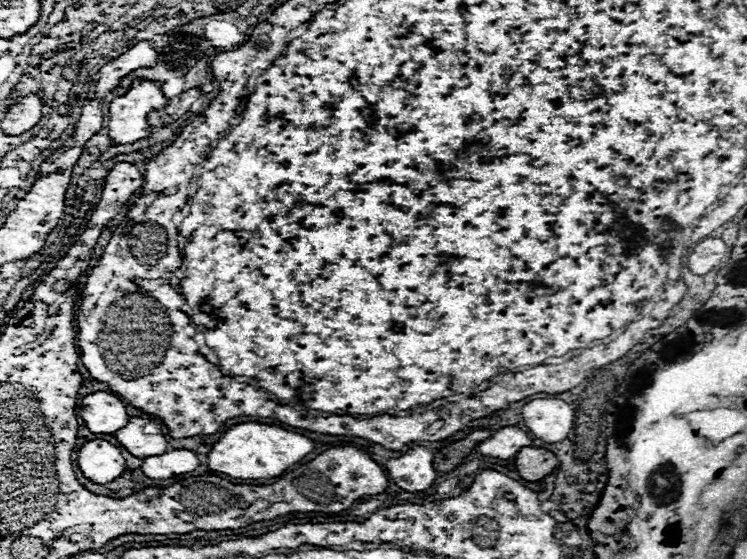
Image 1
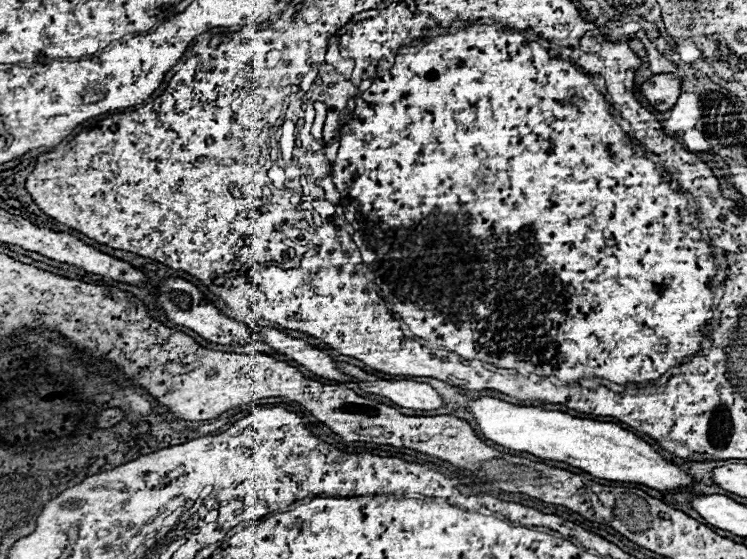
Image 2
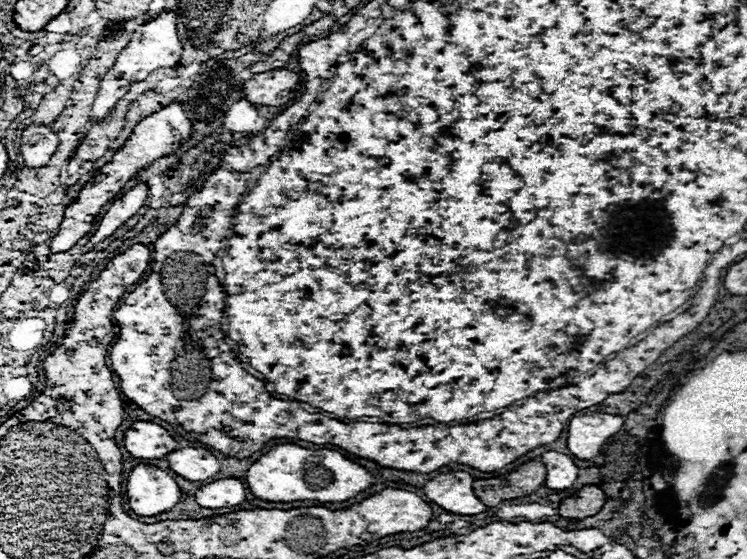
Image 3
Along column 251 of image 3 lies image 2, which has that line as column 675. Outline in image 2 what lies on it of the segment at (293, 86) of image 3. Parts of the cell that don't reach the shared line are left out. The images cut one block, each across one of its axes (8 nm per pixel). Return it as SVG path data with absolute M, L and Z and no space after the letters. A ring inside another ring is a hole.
M654 74L650 80L646 80L640 86L640 94L660 112L670 110L678 96L680 96L680 78L672 78L670 74Z

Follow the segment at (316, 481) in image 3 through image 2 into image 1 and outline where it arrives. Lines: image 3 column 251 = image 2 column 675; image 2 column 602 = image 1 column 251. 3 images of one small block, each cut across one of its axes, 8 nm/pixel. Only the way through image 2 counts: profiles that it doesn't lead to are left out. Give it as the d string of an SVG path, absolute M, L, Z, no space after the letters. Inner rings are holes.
M244 422L226 430L224 436L212 446L208 454L208 466L210 470L224 472L232 478L242 478L242 480L274 478L274 476L280 476L288 466L300 462L312 450L314 450L314 442L302 434L294 434L278 426Z

